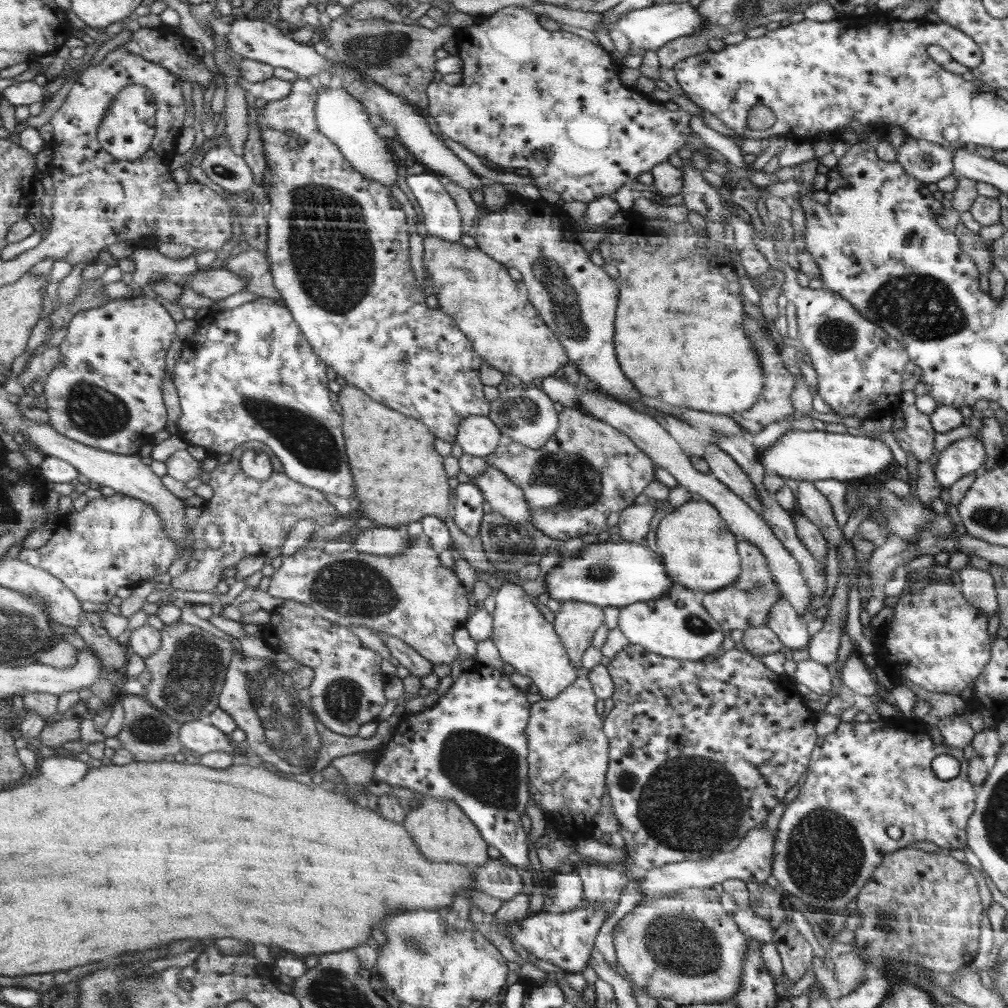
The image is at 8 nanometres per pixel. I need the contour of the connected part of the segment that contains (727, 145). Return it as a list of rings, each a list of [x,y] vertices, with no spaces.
[[[693,116],[690,129],[700,136],[702,142],[714,150],[714,153],[717,153],[722,159],[726,160],[732,168],[745,169],[747,167],[746,162],[743,160],[744,154],[740,152],[736,143],[731,138],[722,136],[722,134],[708,128],[702,118]]]

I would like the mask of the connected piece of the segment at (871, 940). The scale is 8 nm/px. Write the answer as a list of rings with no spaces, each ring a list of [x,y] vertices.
[[[906,846],[885,856],[856,900],[862,923],[855,931],[856,938],[852,945],[864,948],[870,956],[880,956],[885,962],[891,958],[908,961],[924,967],[928,973],[955,972],[973,964],[978,956],[982,904],[976,880],[962,864],[962,859],[954,860],[951,855]]]

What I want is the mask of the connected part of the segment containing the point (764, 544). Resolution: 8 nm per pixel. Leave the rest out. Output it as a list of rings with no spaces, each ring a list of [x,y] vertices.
[[[550,375],[537,382],[541,389],[548,395],[552,402],[560,402],[564,408],[584,409],[589,412],[593,418],[602,419],[602,422],[610,423],[610,426],[621,430],[622,434],[629,435],[634,443],[664,470],[667,470],[677,480],[677,484],[684,486],[691,493],[700,494],[701,498],[713,503],[720,511],[720,515],[729,525],[729,529],[734,534],[738,534],[741,540],[752,542],[762,551],[762,554],[768,559],[768,567],[776,580],[778,588],[784,599],[797,611],[797,614],[806,620],[812,619],[813,614],[808,615],[813,594],[810,586],[807,585],[806,578],[799,562],[790,554],[789,550],[783,545],[783,542],[773,533],[769,524],[762,518],[755,506],[750,506],[744,502],[737,494],[734,494],[722,481],[718,480],[710,472],[704,474],[693,466],[692,458],[688,456],[678,441],[653,418],[643,410],[634,410],[626,403],[614,398],[607,398],[605,394],[597,391],[591,391],[568,383],[567,379]]]

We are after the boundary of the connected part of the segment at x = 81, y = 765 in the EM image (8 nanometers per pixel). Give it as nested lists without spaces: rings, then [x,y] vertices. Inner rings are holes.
[[[46,753],[45,759],[40,762],[40,771],[46,778],[67,787],[86,778],[91,769],[88,763],[78,760],[76,756],[60,758]]]

